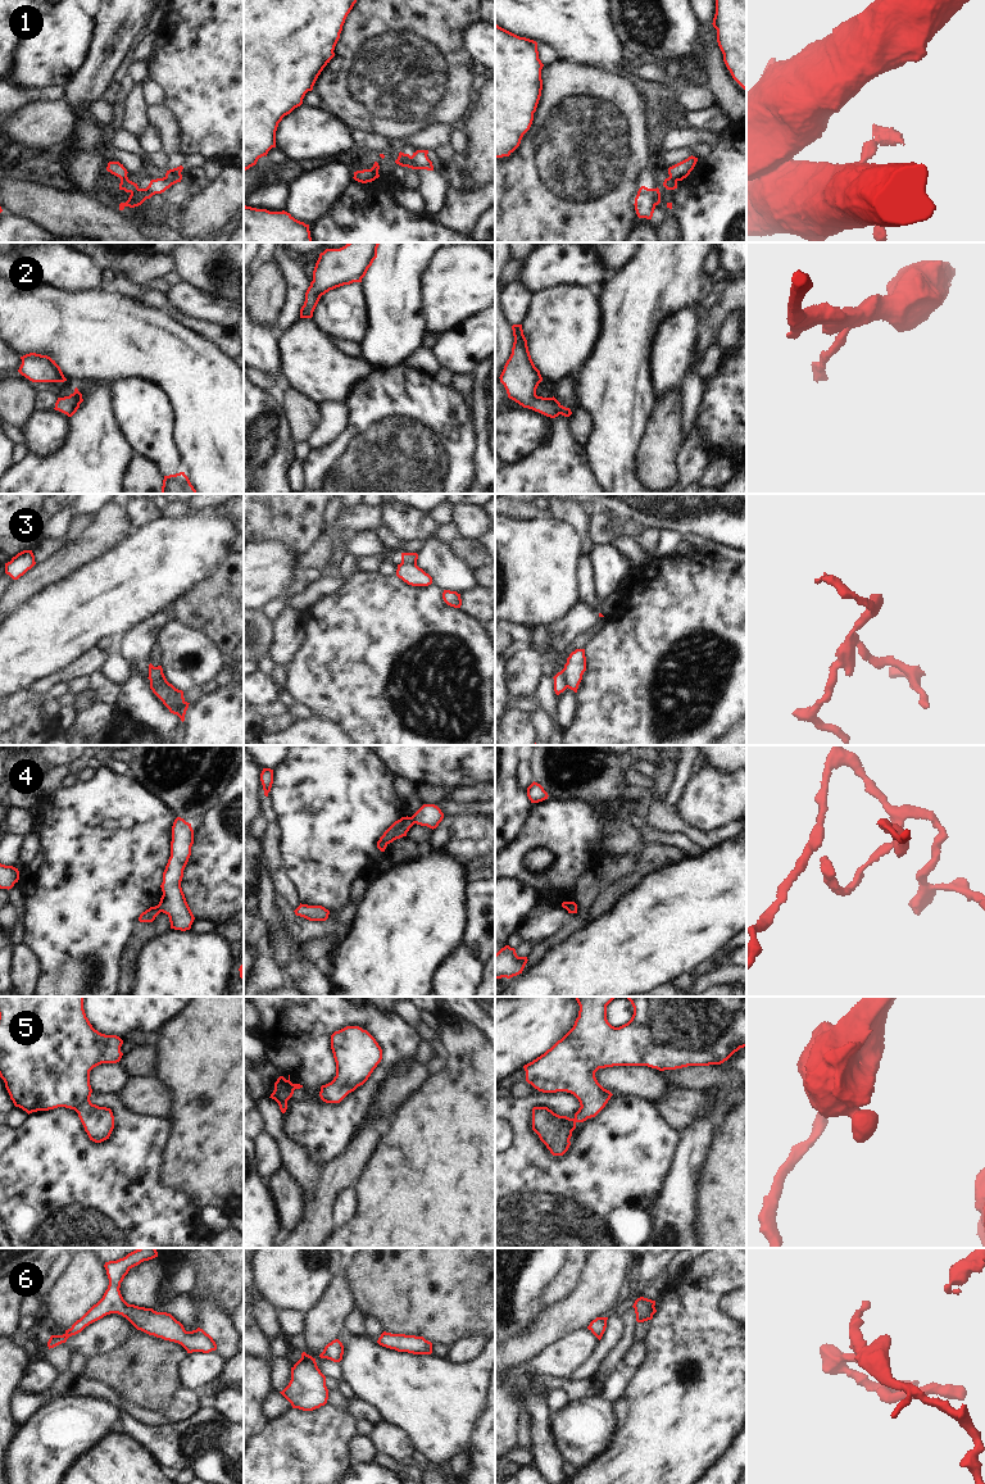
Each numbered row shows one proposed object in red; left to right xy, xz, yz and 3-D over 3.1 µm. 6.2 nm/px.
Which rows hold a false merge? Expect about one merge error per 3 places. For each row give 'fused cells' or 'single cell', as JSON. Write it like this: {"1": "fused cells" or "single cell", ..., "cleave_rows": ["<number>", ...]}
{"1": "fused cells", "2": "single cell", "3": "fused cells", "4": "fused cells", "5": "single cell", "6": "single cell", "cleave_rows": ["1", "3", "4"]}

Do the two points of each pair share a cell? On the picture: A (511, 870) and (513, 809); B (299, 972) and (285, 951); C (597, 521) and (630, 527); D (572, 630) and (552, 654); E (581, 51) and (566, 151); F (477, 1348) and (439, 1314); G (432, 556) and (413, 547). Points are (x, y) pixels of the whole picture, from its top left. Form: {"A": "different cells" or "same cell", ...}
{"A": "different cells", "B": "same cell", "C": "same cell", "D": "same cell", "E": "different cells", "F": "different cells", "G": "different cells"}

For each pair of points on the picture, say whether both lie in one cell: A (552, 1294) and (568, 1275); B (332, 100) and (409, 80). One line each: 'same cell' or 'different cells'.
A: same cell
B: same cell

